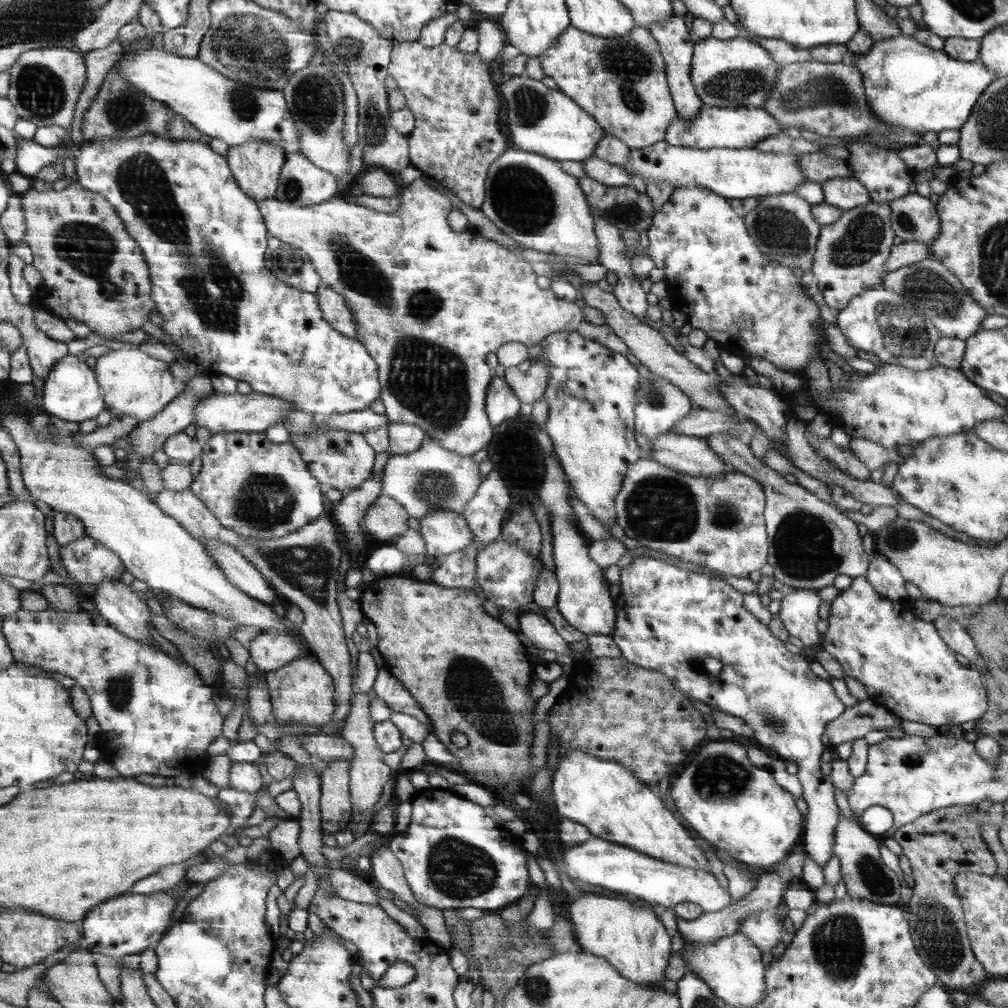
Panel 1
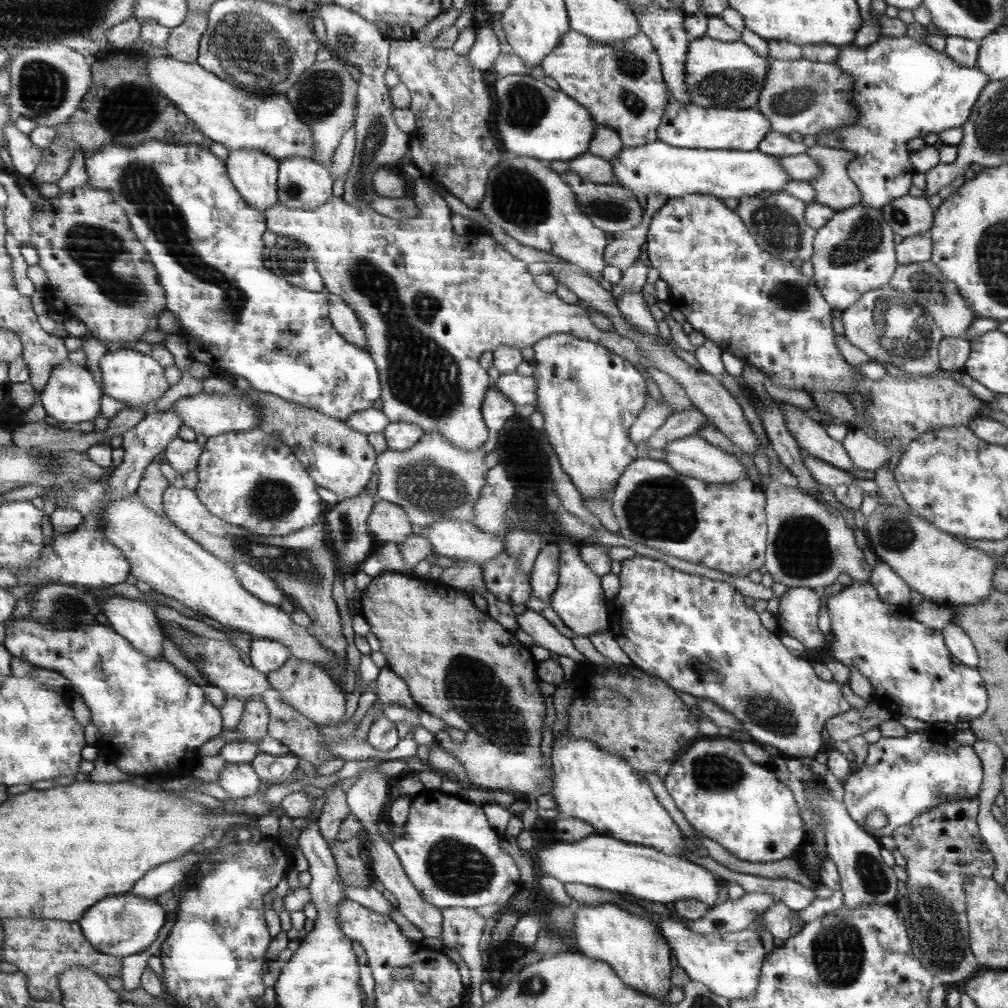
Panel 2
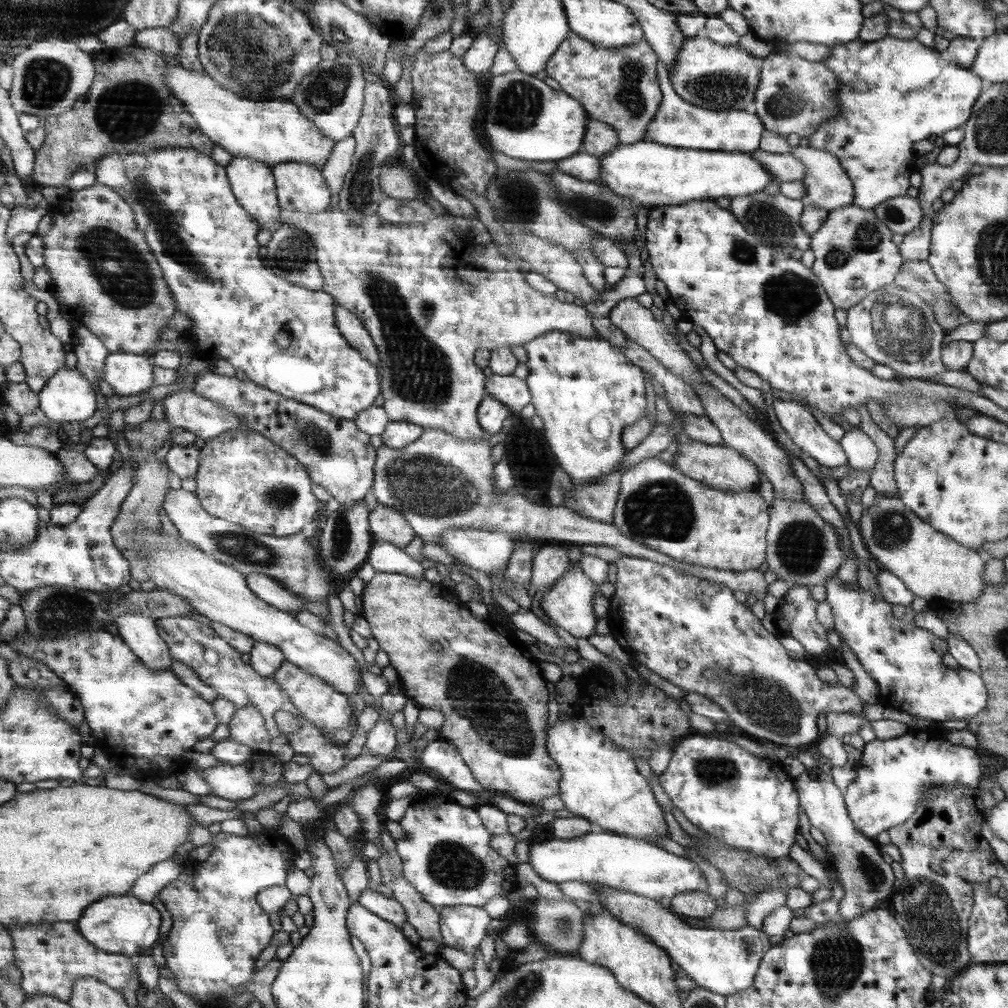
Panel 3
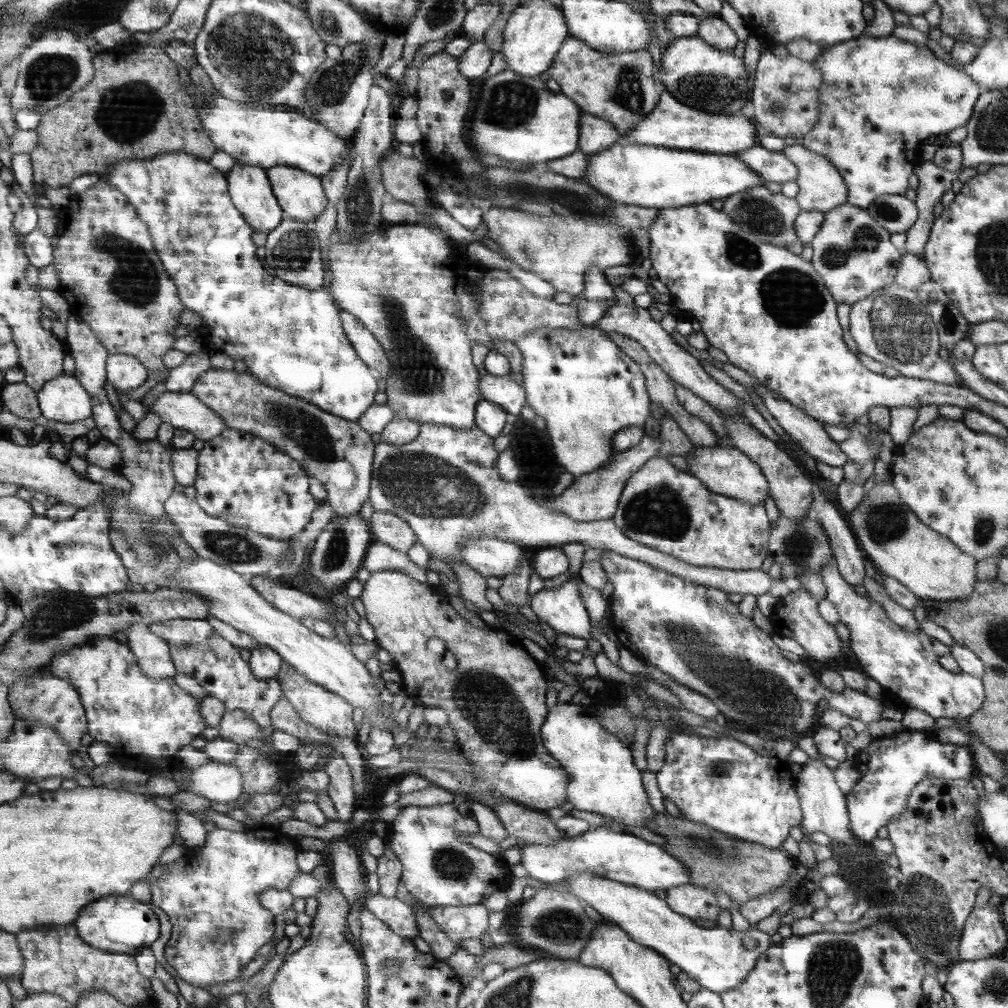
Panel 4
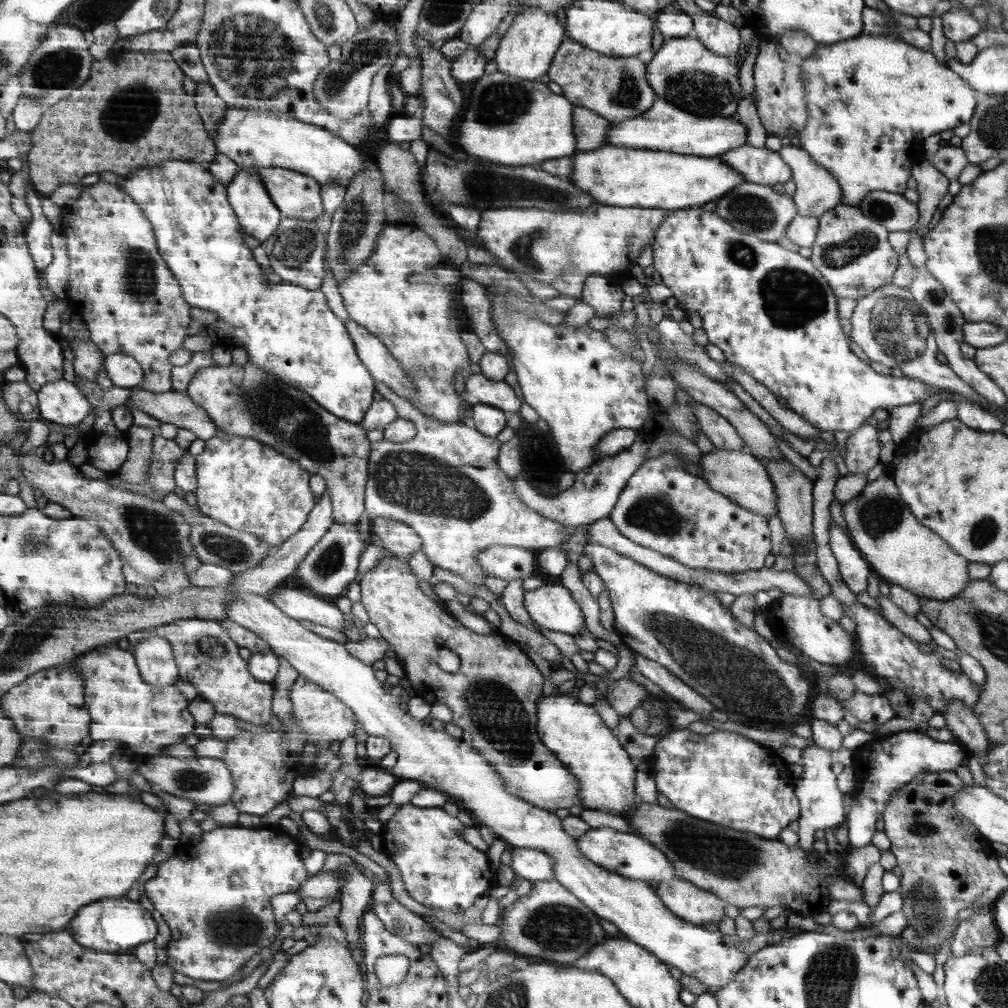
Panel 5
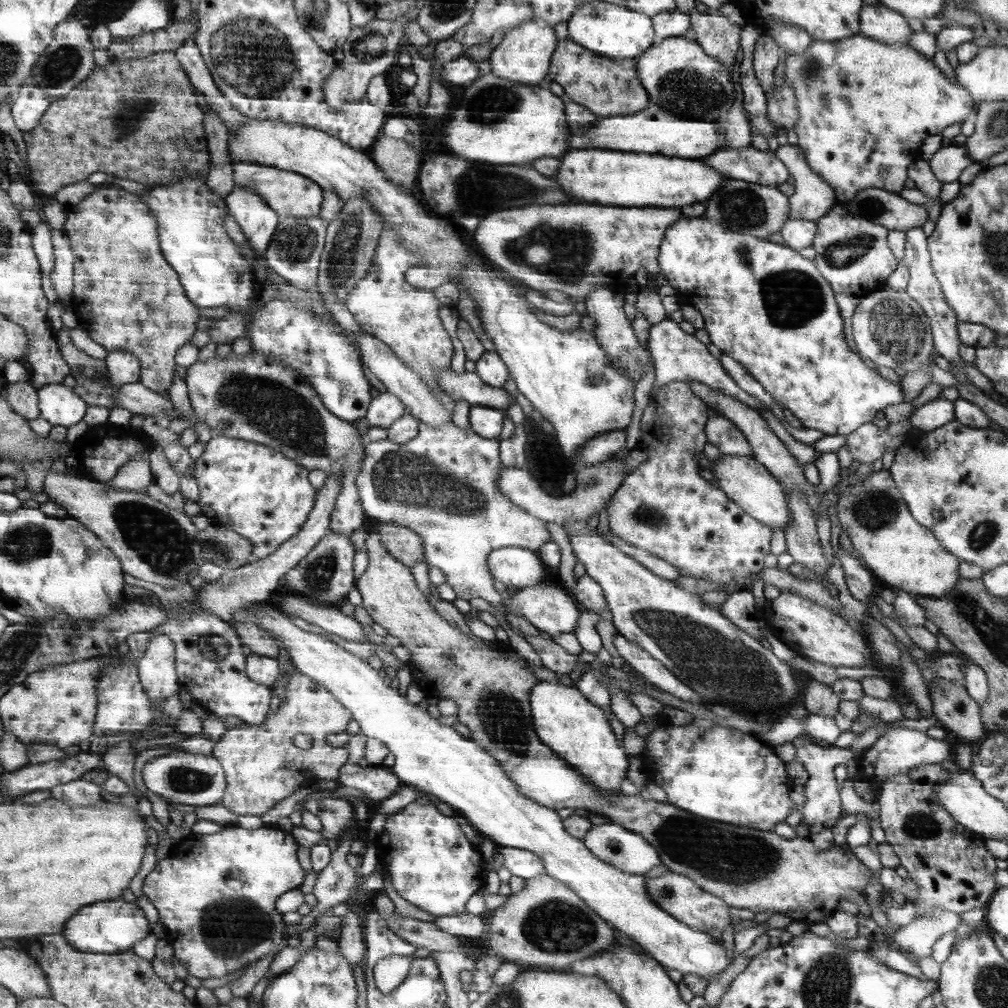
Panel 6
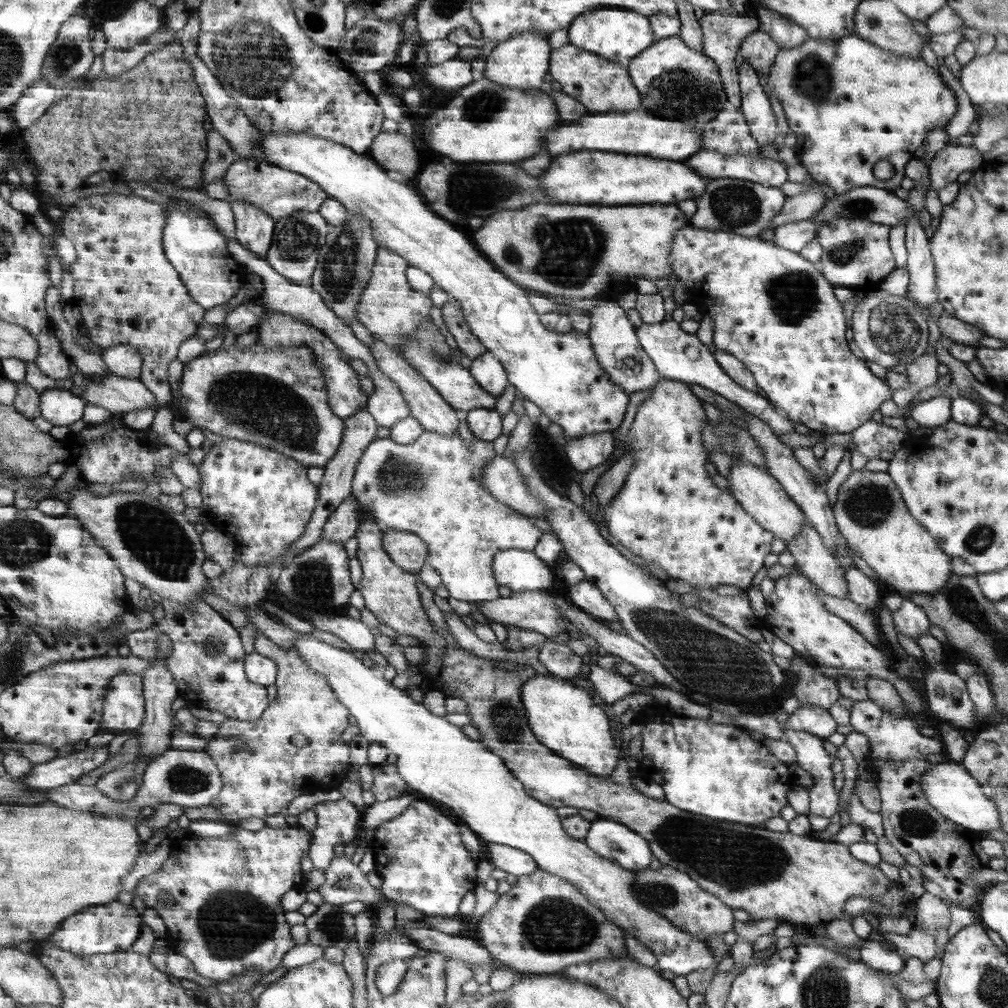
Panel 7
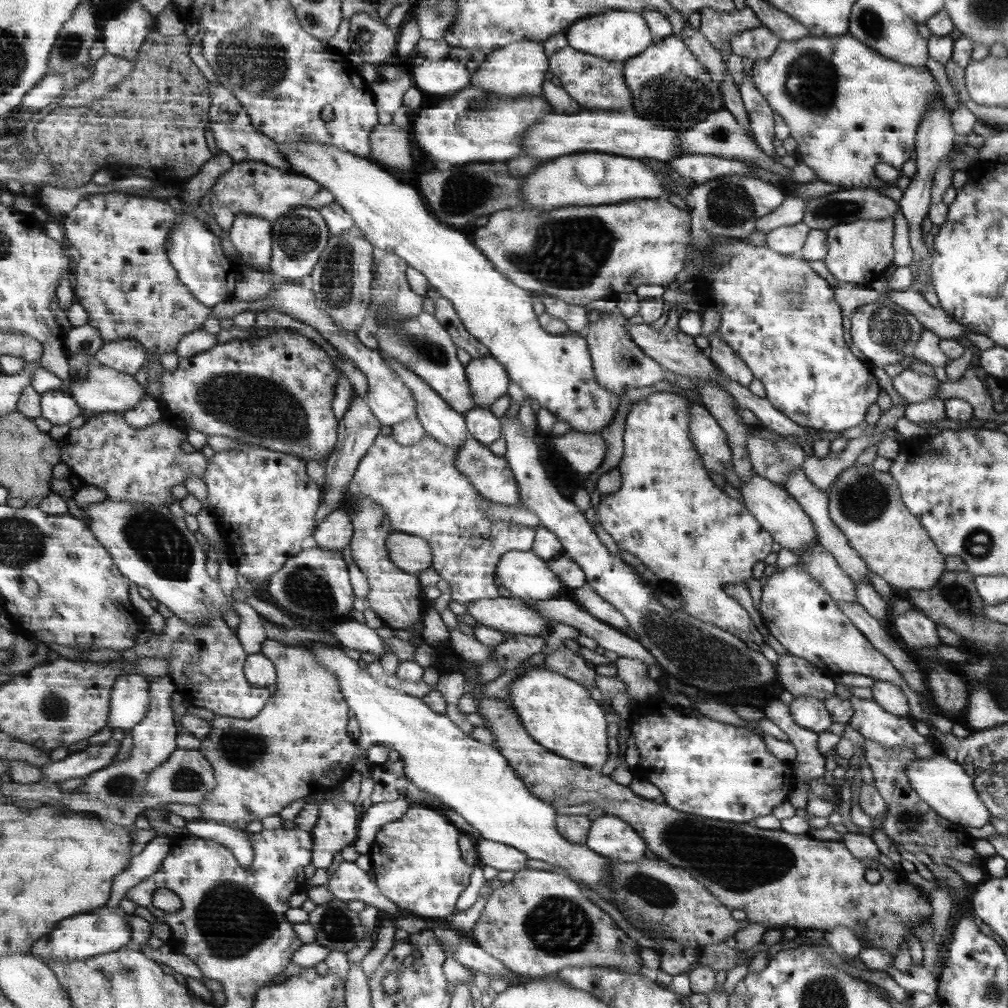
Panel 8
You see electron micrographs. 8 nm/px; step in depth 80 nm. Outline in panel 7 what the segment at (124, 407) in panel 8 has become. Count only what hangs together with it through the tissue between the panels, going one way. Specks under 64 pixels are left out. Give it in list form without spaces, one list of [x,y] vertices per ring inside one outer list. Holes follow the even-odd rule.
[[[109,371],[100,382],[87,385],[85,402],[107,409],[111,414],[139,412],[155,406],[157,397],[139,378],[123,378]]]

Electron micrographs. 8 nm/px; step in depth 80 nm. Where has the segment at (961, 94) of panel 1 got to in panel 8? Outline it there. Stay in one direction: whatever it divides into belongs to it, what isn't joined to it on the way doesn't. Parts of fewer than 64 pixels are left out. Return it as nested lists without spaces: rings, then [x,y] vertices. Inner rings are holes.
[[[848,32],[841,36],[832,37],[819,37],[815,38],[811,35],[804,36],[796,41],[780,41],[776,46],[776,50],[772,56],[767,60],[761,60],[761,62],[755,62],[752,65],[750,71],[750,79],[752,80],[754,89],[764,98],[764,101],[769,105],[769,108],[773,113],[779,114],[783,122],[789,129],[789,135],[797,143],[795,156],[804,162],[805,166],[808,166],[816,174],[817,180],[827,184],[837,184],[839,189],[865,189],[870,187],[871,189],[890,186],[891,183],[887,183],[878,179],[875,175],[875,164],[879,162],[885,162],[889,166],[893,166],[895,170],[899,171],[900,166],[909,159],[909,154],[913,152],[913,130],[915,126],[919,126],[923,121],[924,112],[932,107],[935,101],[940,100],[939,86],[936,85],[935,79],[932,74],[925,68],[925,66],[907,66],[893,61],[892,59],[885,59],[885,56],[879,54],[878,51],[873,50],[872,47],[865,46],[857,38],[853,38]]]

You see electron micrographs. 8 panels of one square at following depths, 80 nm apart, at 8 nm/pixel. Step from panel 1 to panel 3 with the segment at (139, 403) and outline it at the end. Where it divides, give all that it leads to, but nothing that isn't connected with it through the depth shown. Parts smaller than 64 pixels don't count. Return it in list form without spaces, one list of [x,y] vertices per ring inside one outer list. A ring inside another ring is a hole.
[[[131,352],[110,353],[104,378],[117,396],[139,396],[153,386],[154,361]]]

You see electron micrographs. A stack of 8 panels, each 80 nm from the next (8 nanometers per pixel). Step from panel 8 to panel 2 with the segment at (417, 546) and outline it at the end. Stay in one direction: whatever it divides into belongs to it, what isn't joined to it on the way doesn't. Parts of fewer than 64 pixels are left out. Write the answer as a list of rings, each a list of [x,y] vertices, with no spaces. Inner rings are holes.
[[[378,498],[368,523],[377,544],[393,542],[399,545],[412,534],[405,511],[394,503]]]

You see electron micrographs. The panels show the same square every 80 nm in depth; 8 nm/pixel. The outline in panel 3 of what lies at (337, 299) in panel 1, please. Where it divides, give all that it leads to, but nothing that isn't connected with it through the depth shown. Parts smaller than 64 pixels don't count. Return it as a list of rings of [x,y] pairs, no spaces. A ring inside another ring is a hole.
[[[336,306],[335,311],[337,328],[344,335],[344,338],[360,351],[363,358],[379,367],[377,346],[375,346],[375,342],[363,322],[356,314],[353,314],[345,307]]]

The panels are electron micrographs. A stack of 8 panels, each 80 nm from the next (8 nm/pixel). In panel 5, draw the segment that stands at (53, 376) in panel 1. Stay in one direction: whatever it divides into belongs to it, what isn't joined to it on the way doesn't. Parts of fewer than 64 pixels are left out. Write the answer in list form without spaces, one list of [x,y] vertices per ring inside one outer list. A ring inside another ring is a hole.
[[[74,381],[48,382],[38,393],[42,418],[61,426],[81,424],[94,411]]]

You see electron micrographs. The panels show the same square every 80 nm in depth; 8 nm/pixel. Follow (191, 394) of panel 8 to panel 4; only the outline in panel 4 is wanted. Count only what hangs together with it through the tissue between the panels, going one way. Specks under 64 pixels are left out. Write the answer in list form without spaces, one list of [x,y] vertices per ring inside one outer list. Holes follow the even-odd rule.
[[[209,369],[201,374],[192,389],[193,395],[224,418],[228,428],[258,434],[297,459],[310,476],[325,486],[326,500],[339,517],[359,514],[363,504],[370,500],[376,442],[360,423],[329,414],[303,398],[285,394],[261,382],[249,370]]]

